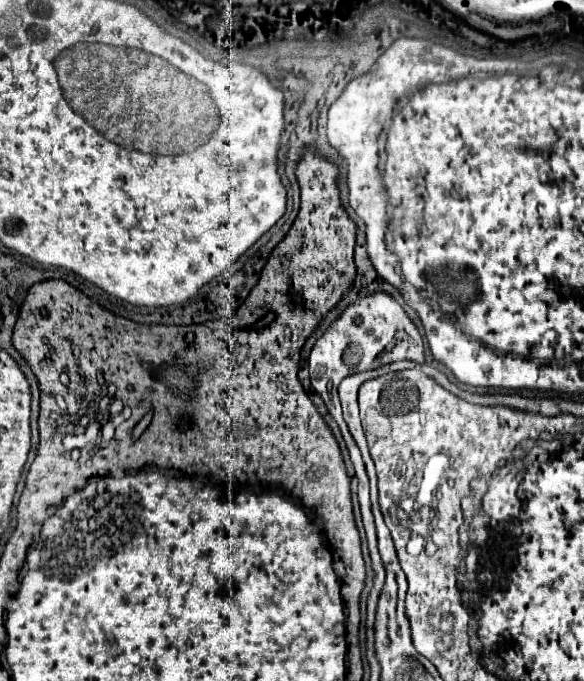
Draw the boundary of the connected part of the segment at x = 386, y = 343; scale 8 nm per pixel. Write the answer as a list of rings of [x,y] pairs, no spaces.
[[[380,291],[380,293],[370,293],[366,297],[356,299],[354,303],[350,303],[340,315],[338,319],[324,331],[324,335],[314,343],[312,353],[310,353],[310,379],[312,379],[312,387],[316,389],[316,393],[320,393],[320,397],[324,399],[330,415],[334,417],[334,421],[338,423],[342,437],[346,441],[348,447],[348,455],[350,461],[354,465],[356,477],[358,477],[358,501],[360,501],[360,511],[362,511],[362,521],[364,521],[364,529],[366,529],[366,537],[368,537],[368,549],[370,549],[370,559],[372,559],[372,569],[374,569],[374,587],[368,595],[368,619],[366,619],[366,659],[370,659],[370,647],[374,645],[374,613],[376,613],[376,603],[378,603],[378,595],[380,589],[384,585],[384,565],[378,553],[378,541],[376,541],[376,529],[374,529],[374,517],[370,511],[370,495],[368,495],[368,475],[366,475],[366,467],[364,461],[360,457],[360,449],[356,447],[344,419],[342,419],[342,409],[340,409],[340,399],[338,399],[338,383],[358,371],[366,371],[366,369],[376,369],[382,365],[388,365],[392,361],[398,359],[410,359],[410,361],[424,361],[424,341],[420,331],[416,329],[416,325],[412,323],[412,319],[406,315],[406,311],[394,301],[392,295]]]

